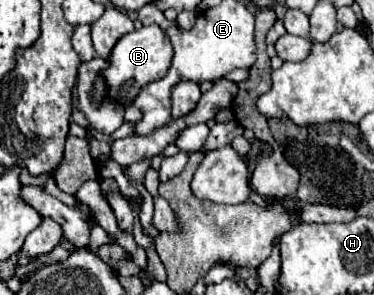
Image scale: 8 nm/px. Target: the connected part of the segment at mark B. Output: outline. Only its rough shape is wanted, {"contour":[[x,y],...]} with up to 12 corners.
{"contour":[[159,25],[121,37],[101,71],[125,105],[173,59]]}

